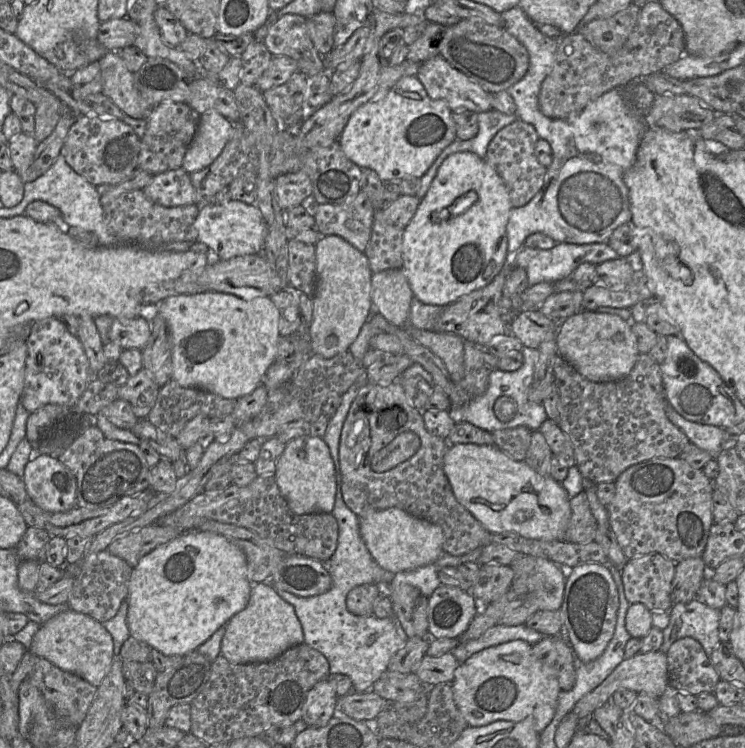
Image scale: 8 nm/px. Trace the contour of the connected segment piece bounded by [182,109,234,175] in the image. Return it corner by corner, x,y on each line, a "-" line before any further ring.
215,110
200,115
196,135
184,156
182,167
190,175
209,167
233,137
234,123

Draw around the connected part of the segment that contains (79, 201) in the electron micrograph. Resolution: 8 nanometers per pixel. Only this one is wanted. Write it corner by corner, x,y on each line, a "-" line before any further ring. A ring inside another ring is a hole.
62,155
56,159
42,176
24,184
24,196
21,202
16,205
14,210
8,211
8,213
12,214
13,217
24,215
27,205
34,201
44,201
59,209
62,225
66,227
79,227
94,233
98,238
100,246
117,247
128,244
155,245
153,243
122,242
112,235
105,222
104,210
100,202
100,189
76,173

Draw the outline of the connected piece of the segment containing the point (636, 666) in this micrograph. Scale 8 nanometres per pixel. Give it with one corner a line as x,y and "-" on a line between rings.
660,650
648,653
637,653
631,658
623,659
612,673
595,689
583,696
573,707
572,712
578,719
592,717
595,709
609,702
613,693
619,689
628,689
637,694
645,693
659,699
669,687
667,658

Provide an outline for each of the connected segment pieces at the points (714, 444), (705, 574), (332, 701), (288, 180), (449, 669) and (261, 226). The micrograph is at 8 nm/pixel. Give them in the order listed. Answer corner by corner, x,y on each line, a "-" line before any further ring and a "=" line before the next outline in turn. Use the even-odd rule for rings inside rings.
664,398
664,409
668,419
681,429
689,441
698,448
716,455
726,446
725,429
686,420
675,411
666,398
=
701,557
686,558
675,563
672,580
672,604
687,603
697,598
697,592
704,578
712,579
712,572
=
334,680
319,681
308,692
303,709
302,719
308,727
323,727
334,717
338,696
=
304,171
279,176
274,183
278,205
283,211
301,205
313,192
312,182
=
451,652
436,657
426,655
413,673
427,687
451,684
454,672
459,665
459,661
=
230,200
225,204
210,203
198,206
200,211
195,221
197,242
207,245
213,252
212,262
262,253
267,226
256,205

